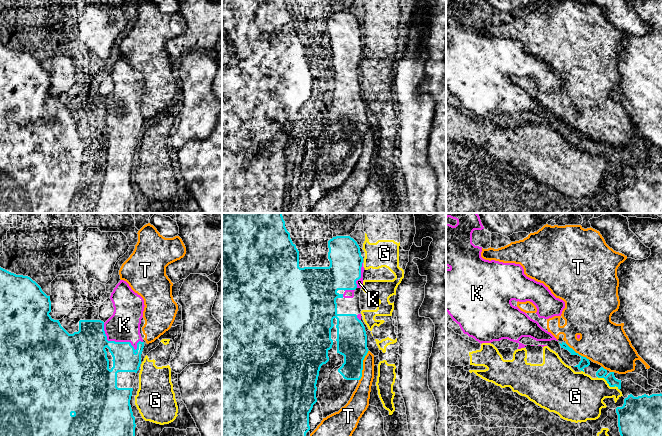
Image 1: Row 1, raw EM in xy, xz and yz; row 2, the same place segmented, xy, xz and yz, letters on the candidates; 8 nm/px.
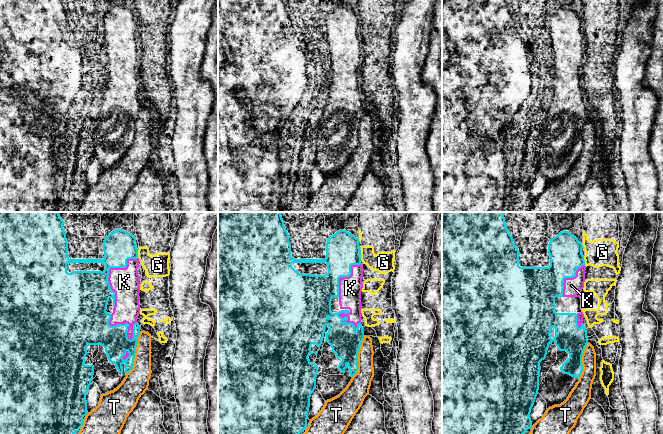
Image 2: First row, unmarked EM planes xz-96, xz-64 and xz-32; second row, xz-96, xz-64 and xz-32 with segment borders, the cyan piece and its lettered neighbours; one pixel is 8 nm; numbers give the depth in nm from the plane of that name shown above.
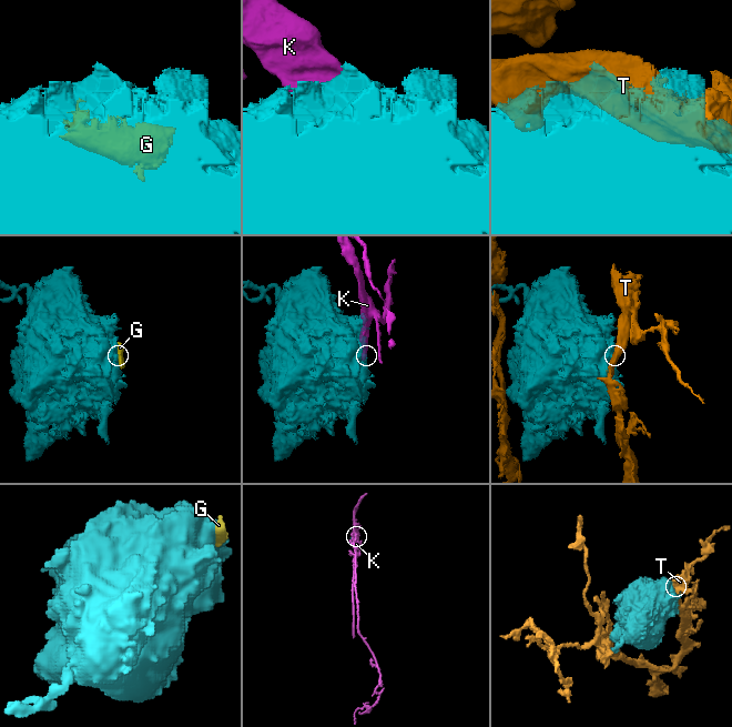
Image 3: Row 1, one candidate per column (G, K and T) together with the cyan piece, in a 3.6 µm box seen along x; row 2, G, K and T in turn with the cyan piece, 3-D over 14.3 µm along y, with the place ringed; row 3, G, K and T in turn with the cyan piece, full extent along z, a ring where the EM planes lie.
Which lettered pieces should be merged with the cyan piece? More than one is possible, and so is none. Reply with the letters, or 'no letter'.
no letter

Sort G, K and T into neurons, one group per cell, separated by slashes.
G / K / T

